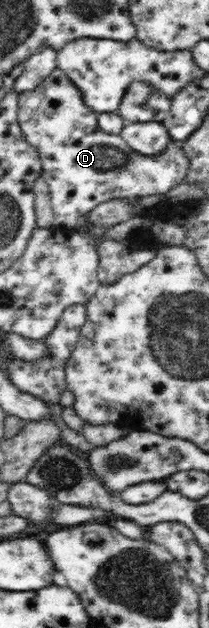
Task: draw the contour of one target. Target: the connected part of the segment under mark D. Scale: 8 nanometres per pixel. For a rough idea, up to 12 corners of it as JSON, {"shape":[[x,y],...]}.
{"shape":[[58,68],[18,94],[52,226],[109,199],[166,194],[191,165],[103,132]]}

